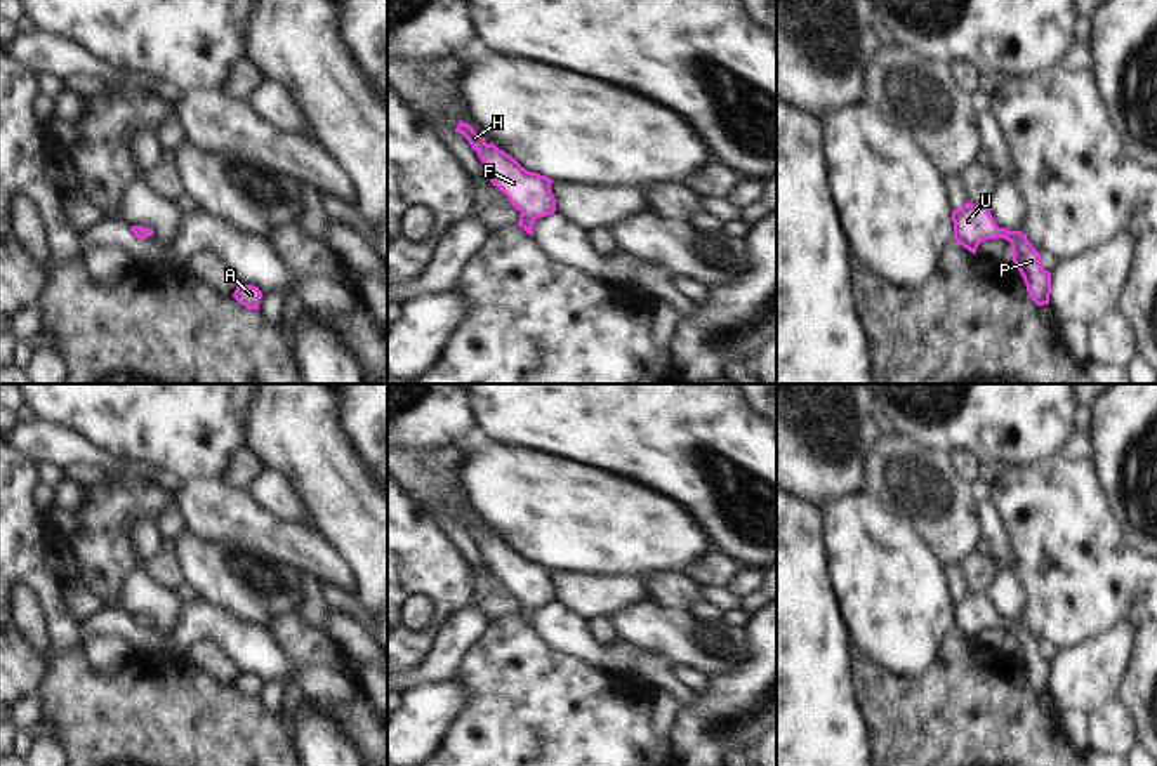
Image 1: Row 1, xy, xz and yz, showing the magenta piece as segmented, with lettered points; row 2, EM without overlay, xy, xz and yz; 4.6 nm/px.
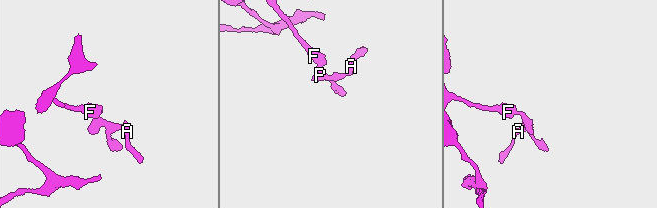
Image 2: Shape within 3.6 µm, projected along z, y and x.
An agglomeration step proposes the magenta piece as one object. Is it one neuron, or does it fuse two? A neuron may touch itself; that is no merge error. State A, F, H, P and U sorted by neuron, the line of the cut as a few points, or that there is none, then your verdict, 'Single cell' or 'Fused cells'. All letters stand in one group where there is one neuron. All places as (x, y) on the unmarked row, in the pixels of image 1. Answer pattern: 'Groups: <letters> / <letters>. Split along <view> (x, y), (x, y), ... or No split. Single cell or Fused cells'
Groups: A F H P U. No split. Single cell.

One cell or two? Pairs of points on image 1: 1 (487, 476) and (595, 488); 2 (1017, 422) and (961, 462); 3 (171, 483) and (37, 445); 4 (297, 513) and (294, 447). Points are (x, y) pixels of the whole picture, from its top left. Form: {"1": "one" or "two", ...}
{"1": "one", "2": "two", "3": "one", "4": "two"}

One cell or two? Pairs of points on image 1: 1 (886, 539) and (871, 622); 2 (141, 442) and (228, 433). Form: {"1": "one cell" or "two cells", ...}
{"1": "one cell", "2": "one cell"}

